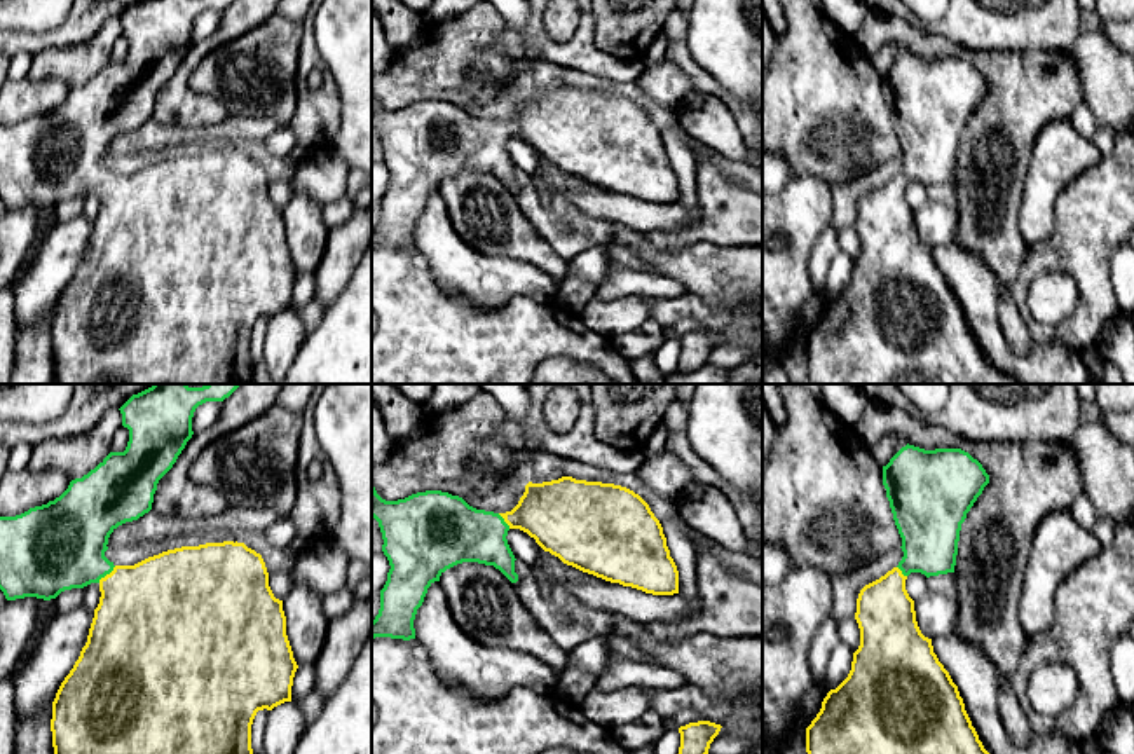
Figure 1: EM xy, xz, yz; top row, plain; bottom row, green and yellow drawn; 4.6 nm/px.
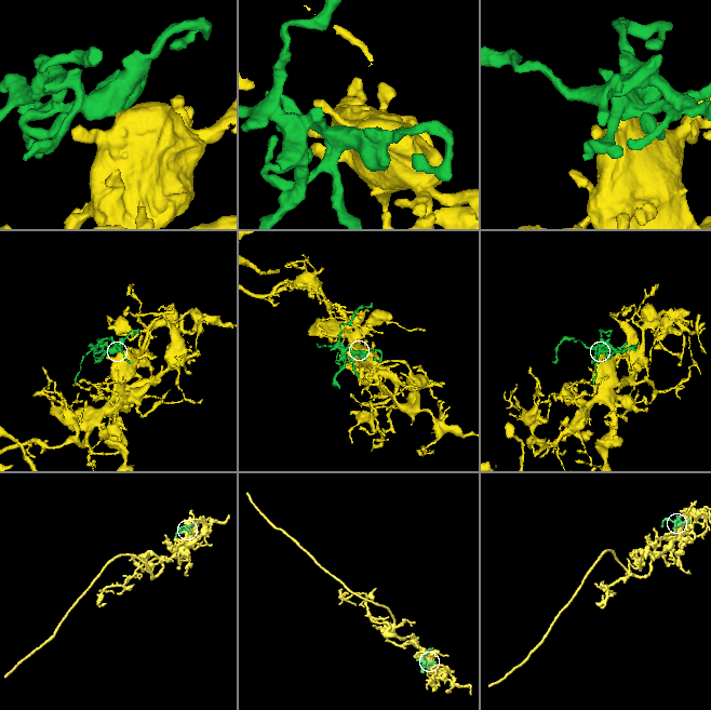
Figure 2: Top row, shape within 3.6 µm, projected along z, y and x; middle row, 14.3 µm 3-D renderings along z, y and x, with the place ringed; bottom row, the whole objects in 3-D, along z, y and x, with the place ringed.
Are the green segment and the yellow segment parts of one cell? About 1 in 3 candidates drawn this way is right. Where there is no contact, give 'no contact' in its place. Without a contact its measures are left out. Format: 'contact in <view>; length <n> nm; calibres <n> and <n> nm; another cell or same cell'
contact in xy; length 120 nm; calibres 400 and 440 nm; same cell

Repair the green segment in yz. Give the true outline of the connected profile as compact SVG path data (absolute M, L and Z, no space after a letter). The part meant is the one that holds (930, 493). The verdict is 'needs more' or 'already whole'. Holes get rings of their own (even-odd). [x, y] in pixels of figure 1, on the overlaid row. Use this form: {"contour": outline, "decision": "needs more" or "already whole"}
{"contour": "M907 443L883 466L883 485L902 538L904 557L897 567L858 593L855 620L860 646L853 653L848 677L827 693L820 712L806 728L808 754L989 754L972 726L958 686L933 653L932 639L921 634L914 600L905 590L911 572L926 578L954 572L961 524L987 483L989 475L982 464L961 449L925 450Z", "decision": "needs more"}

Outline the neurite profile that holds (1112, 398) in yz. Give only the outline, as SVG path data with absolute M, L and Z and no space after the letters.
M1096 384L1096 403L1101 414L1134 410L1134 384Z

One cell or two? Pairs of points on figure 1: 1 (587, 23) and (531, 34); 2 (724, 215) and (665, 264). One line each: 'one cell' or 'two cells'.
1: one cell
2: two cells

